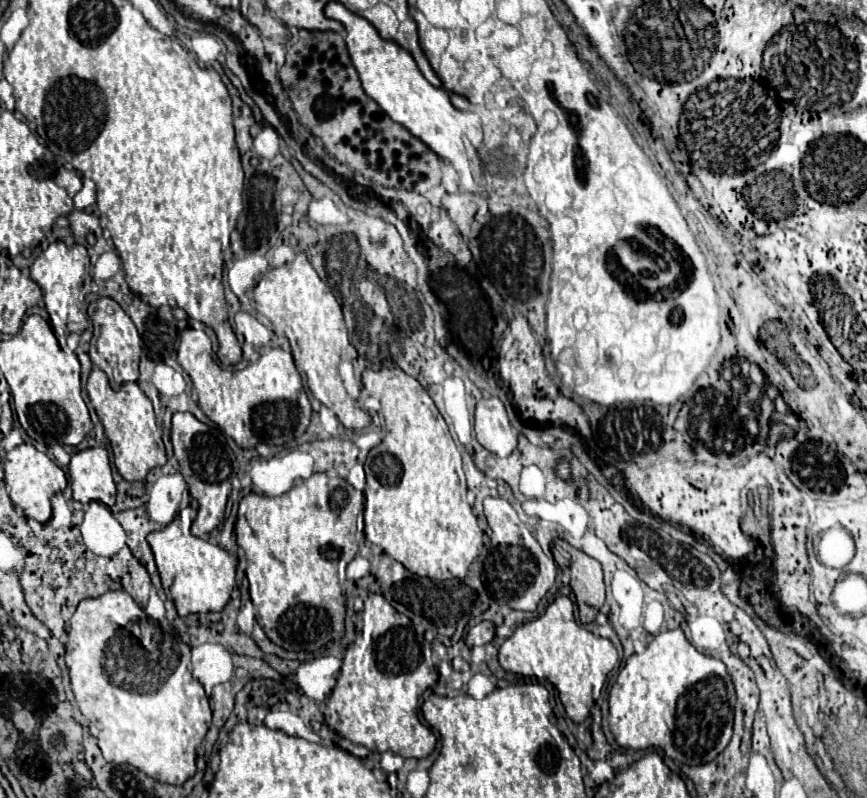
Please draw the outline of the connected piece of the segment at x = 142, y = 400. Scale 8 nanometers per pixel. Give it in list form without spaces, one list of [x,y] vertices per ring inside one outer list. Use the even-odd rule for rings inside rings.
[[[92,369],[86,391],[90,397],[90,403],[96,409],[96,415],[104,425],[106,437],[110,439],[114,465],[126,481],[142,481],[150,469],[162,467],[166,463],[162,430],[156,425],[152,403],[136,383],[124,383],[118,391],[114,391],[104,371]]]

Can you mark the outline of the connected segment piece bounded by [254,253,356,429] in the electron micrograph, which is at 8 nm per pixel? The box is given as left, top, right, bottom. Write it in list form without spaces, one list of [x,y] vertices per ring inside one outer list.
[[[298,253],[292,263],[286,263],[278,269],[270,269],[260,279],[258,287],[254,289],[254,307],[272,323],[276,335],[284,335],[290,341],[294,363],[299,373],[306,375],[306,383],[312,395],[322,405],[332,409],[336,417],[344,423],[344,427],[356,427],[356,401],[346,393],[344,383],[338,375],[342,343],[344,337],[348,337],[342,319],[342,307],[338,305],[332,291],[320,281],[304,253]]]

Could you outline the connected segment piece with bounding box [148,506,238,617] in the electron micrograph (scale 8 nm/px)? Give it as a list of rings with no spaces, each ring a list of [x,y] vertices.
[[[188,506],[174,517],[170,525],[148,535],[164,593],[174,603],[180,617],[190,613],[222,611],[230,601],[230,593],[236,585],[237,556],[230,555],[220,545],[194,537],[190,530],[192,514],[193,509]]]

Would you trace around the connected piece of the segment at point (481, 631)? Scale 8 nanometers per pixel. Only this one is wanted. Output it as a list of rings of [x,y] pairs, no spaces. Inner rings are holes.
[[[484,620],[482,623],[478,623],[476,627],[472,627],[464,640],[468,647],[474,647],[474,645],[486,645],[486,643],[492,641],[494,633],[496,633],[496,627],[494,627],[490,621]]]

